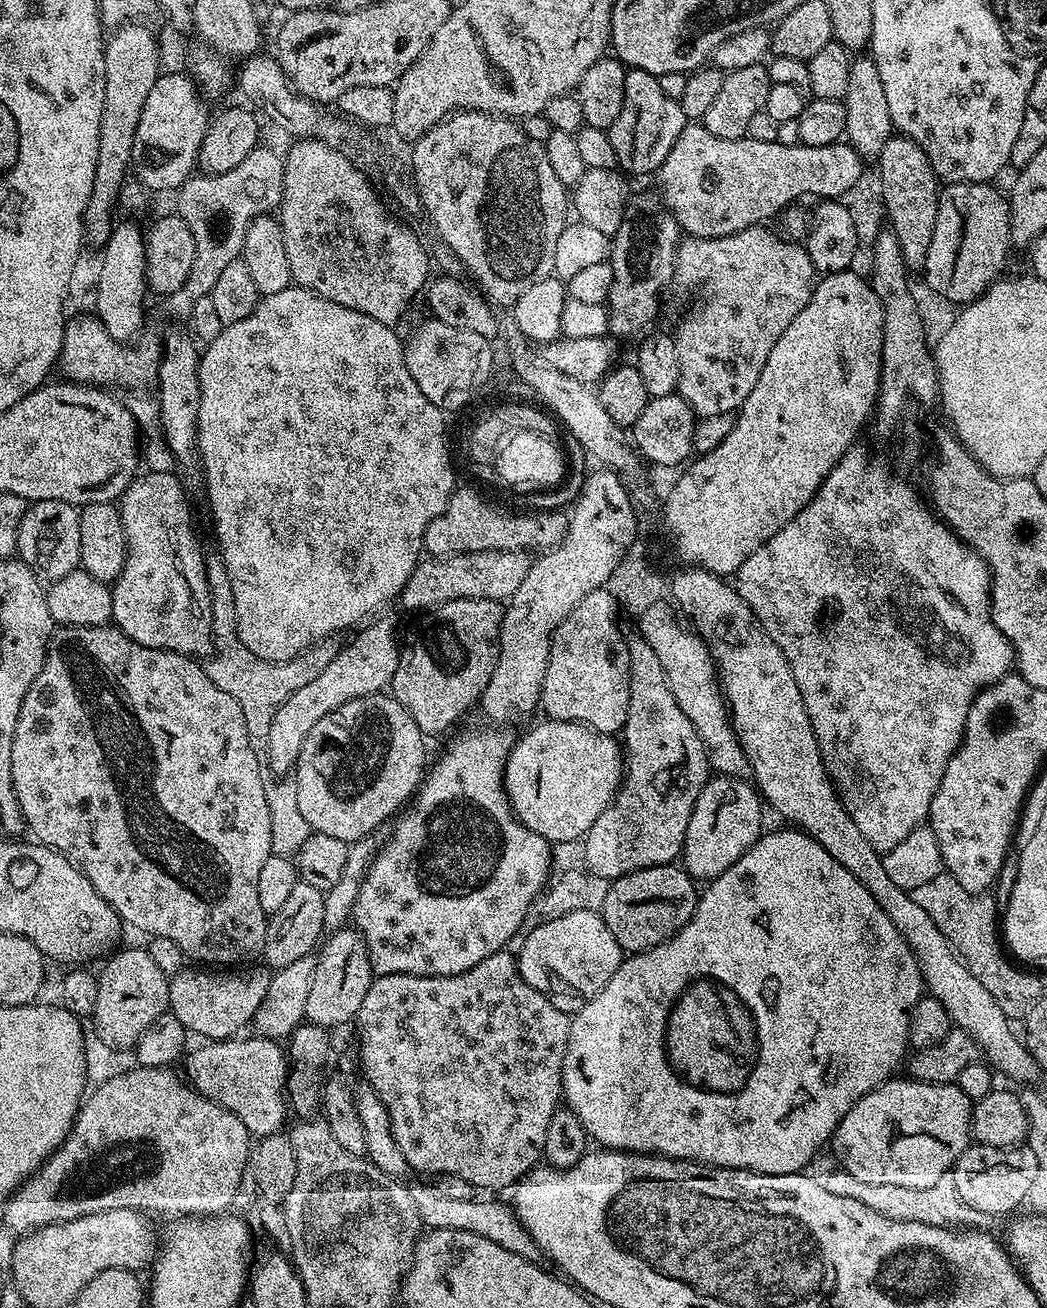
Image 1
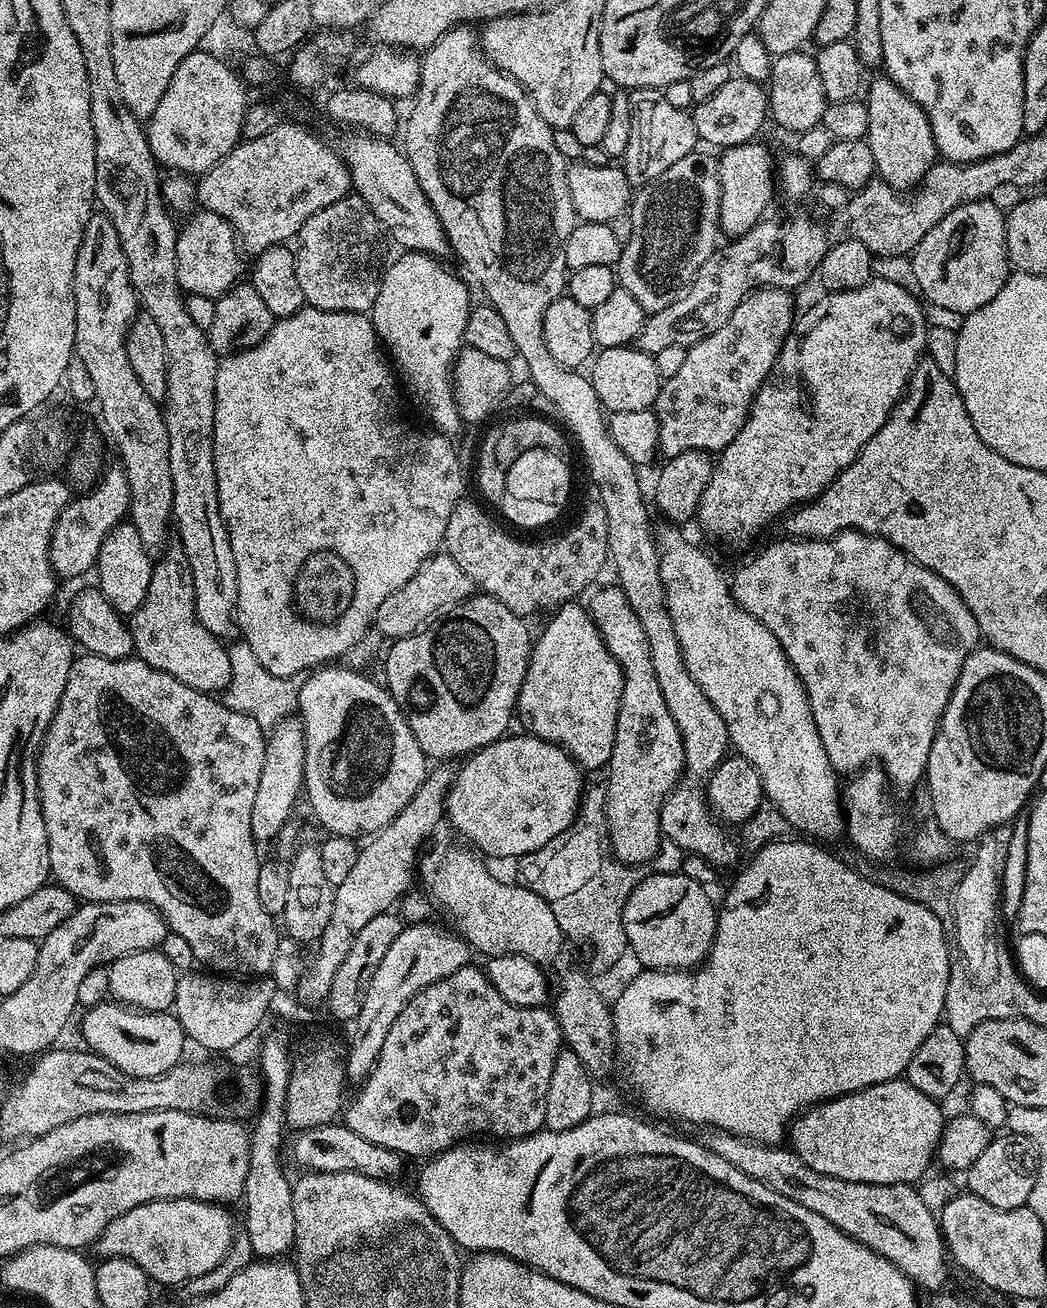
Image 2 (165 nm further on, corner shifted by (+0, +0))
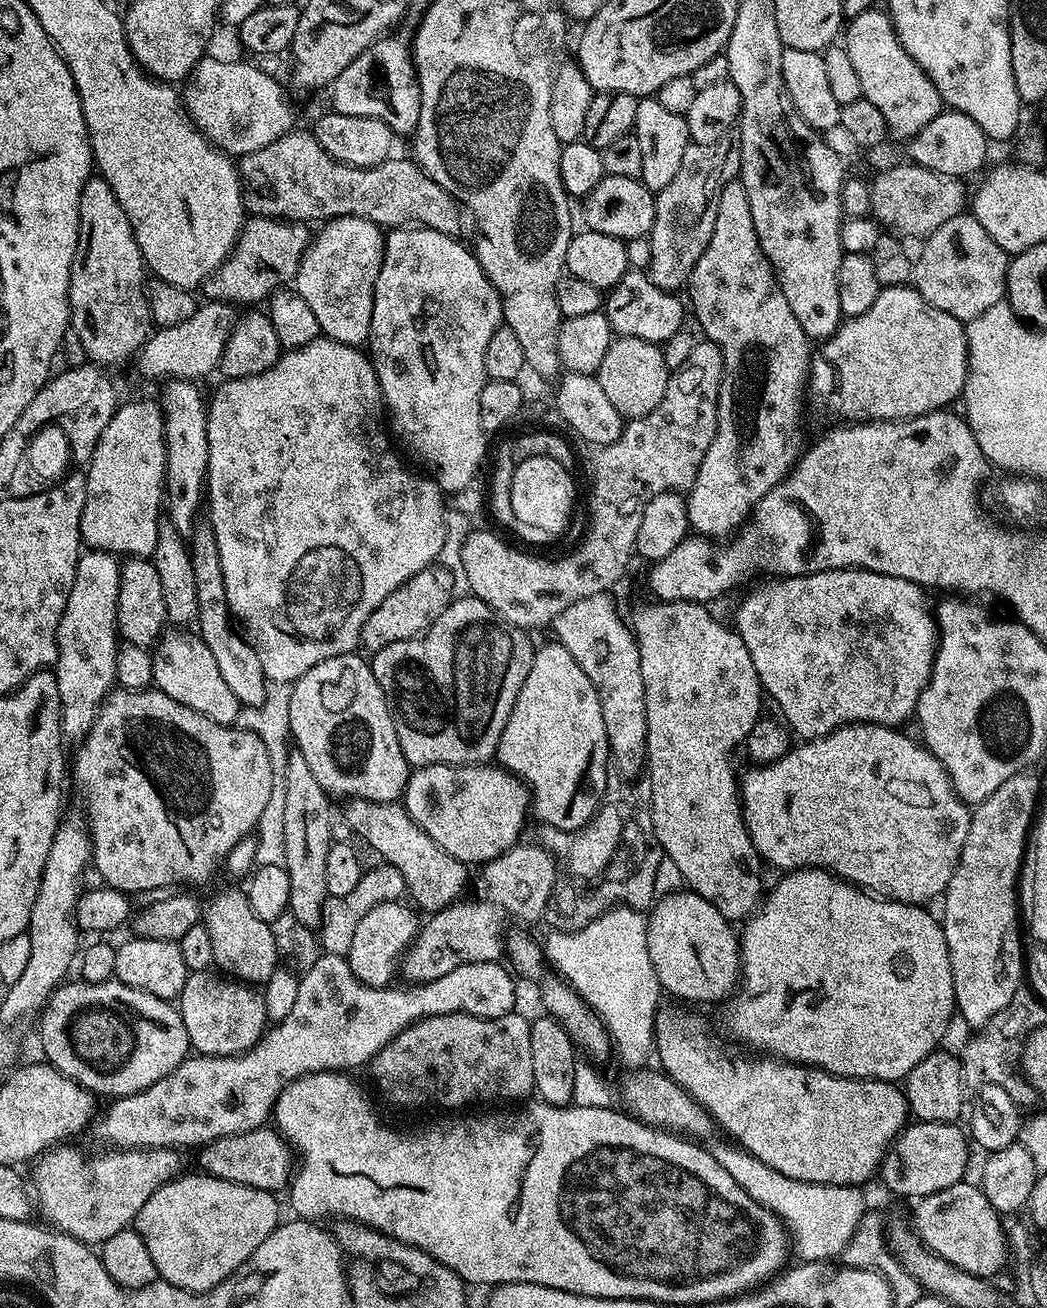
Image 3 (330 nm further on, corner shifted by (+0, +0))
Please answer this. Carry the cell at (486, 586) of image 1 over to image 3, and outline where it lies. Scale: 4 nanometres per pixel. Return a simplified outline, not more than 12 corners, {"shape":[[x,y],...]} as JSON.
{"shape":[[418,570],[366,618],[374,654],[419,636],[454,599],[453,573]]}

